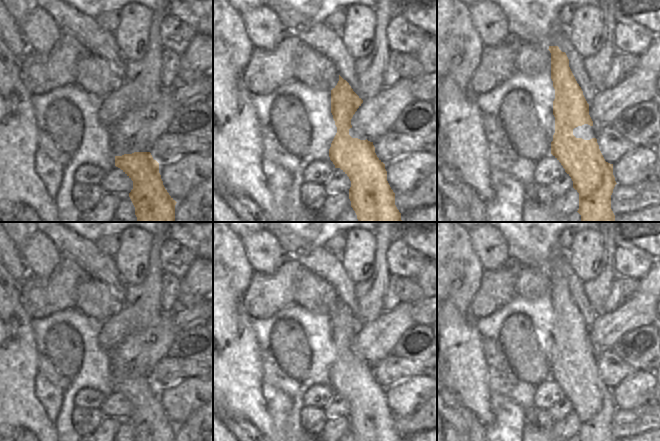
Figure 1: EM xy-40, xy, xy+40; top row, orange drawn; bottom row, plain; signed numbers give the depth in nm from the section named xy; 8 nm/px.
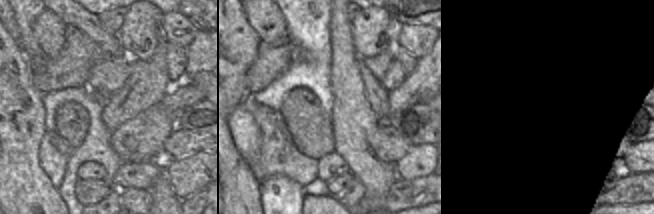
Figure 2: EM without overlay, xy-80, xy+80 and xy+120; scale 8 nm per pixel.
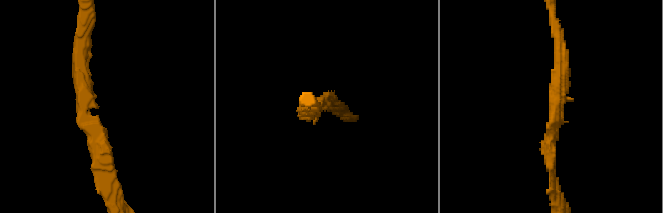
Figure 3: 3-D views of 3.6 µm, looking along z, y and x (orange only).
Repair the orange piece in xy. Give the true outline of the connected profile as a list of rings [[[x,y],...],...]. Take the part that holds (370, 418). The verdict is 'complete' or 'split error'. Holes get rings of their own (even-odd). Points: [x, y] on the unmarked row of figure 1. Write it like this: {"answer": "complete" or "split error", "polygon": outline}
{"answer": "complete", "polygon": [[[339,299],[337,309],[331,314],[331,337],[337,357],[329,373],[330,384],[350,403],[349,423],[357,441],[401,441],[395,429],[395,417],[387,405],[385,388],[377,381],[373,366],[352,362],[349,353],[351,343],[363,324],[353,315],[349,307]]]}

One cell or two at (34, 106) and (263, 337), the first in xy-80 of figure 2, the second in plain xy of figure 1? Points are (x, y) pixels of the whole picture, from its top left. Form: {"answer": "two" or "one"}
{"answer": "two"}

